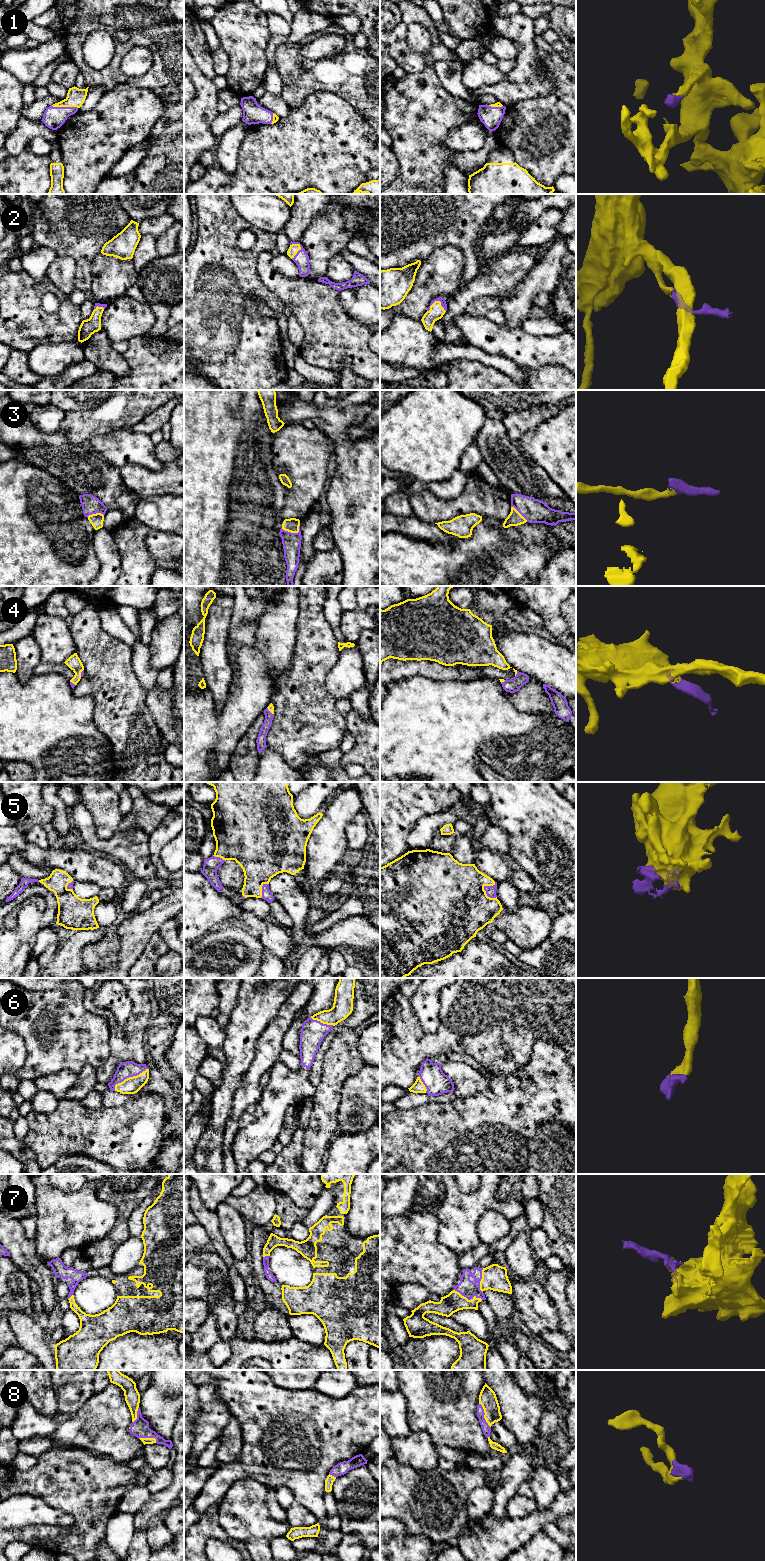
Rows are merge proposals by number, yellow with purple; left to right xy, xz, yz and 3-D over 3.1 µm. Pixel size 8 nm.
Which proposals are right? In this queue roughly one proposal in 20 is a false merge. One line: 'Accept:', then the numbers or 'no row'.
Accept: 1, 2, 3, 4, 5, 6, 7, 8

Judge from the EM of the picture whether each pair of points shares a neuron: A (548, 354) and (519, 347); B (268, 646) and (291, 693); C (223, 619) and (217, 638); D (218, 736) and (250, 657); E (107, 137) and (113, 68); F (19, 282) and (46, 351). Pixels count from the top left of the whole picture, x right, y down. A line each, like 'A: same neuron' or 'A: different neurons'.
A: same neuron
B: different neurons
C: same neuron
D: same neuron
E: different neurons
F: different neurons

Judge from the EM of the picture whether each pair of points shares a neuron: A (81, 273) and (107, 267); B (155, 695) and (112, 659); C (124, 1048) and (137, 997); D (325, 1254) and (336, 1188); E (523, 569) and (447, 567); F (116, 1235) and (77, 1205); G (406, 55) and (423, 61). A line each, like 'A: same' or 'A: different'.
A: different
B: different
C: same
D: same
E: same
F: different
G: same

